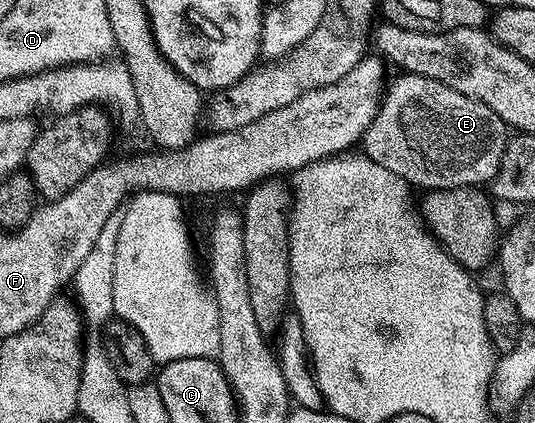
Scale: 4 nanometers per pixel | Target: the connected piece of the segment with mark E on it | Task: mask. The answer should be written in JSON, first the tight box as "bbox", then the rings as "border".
{"bbox":[361,73,509,191],"border":[[[399,73],[396,76],[392,83],[390,80],[386,84],[379,111],[363,134],[361,147],[366,155],[377,161],[377,165],[397,173],[416,188],[419,186],[440,191],[450,187],[490,184],[495,178],[509,138],[509,128],[501,121],[501,117],[497,117],[489,105],[465,97],[465,93],[457,93],[457,89],[449,89],[441,85],[441,81],[410,73]]]}

